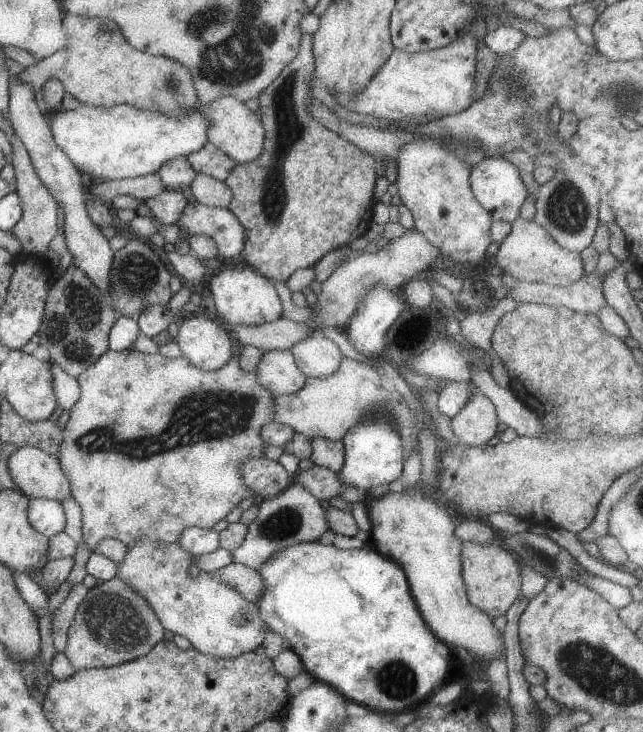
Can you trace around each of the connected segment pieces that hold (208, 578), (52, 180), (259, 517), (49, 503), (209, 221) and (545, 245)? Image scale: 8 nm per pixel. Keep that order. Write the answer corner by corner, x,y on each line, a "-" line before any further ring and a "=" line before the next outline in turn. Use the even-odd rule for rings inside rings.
140,537
128,548
125,558
117,563
118,574
116,576
148,602
165,630
185,637
196,651
219,658
233,658
255,650
262,644
265,633
269,630
259,618
257,605
247,602
236,590
214,579
210,573
199,571
196,578
191,578
189,563
192,557
177,543
164,543
=
11,77
8,82
8,112
7,119
14,135
25,147
31,164
44,184
52,194
57,206
63,211
63,230
66,248
71,254
71,264
75,265
101,292
109,292
109,273
112,267
113,253
107,243
108,238
100,228
91,223
85,210
86,177
77,170
69,157
55,144
47,117
41,115
35,100
31,85
=
291,482
278,496
257,500
257,506
257,514
246,526
246,533
241,544
230,552
233,563
256,569
275,552
300,542
317,541
328,529
326,510
309,491
297,483
=
43,497
28,498
26,517
29,524
47,538
61,532
66,521
60,503
=
201,203
187,204
178,218
177,226
183,229
187,236
205,235
211,237
218,248
218,259
221,261
237,261
244,245
244,228
234,214
226,208
205,206
=
517,217
510,223
510,232
495,252
496,265
514,279
549,286
567,286
583,276
580,254
559,246
553,237
532,219

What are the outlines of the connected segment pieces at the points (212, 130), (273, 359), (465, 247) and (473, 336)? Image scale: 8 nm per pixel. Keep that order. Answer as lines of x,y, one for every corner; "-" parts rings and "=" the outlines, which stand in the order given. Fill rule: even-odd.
219,97
208,105
200,106
200,112
210,122
206,138
232,161
246,163
259,156
264,141
264,128
257,113
249,111
242,102
233,97
=
288,350
264,351
253,372
257,382
273,396
299,391
306,379
=
419,137
417,140
411,139
403,144
397,153
395,162
398,170
395,181
397,193
401,204
405,205
412,214
413,228
421,232
440,252
441,256
449,256
451,260
459,262
459,264
469,266
477,264
486,254
485,249
489,244
487,235
492,218
473,196
469,182
470,167
468,164
442,147
437,141
425,137
=
509,295
503,297
491,310
482,310
478,313
461,313
459,315
460,334
467,345
486,352
490,349
492,330
497,321
508,312
511,312
519,302

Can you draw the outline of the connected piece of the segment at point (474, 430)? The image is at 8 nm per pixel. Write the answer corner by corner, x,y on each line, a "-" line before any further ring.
473,384
471,388
473,390
465,406
450,418
450,428
456,442
476,447
485,445
497,432
498,420
491,401
480,390
475,389

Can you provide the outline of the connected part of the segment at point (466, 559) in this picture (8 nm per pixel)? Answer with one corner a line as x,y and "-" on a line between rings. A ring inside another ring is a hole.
465,541
462,543
460,557
468,601
489,618
504,615
513,600
520,596
520,566
515,556
501,544

